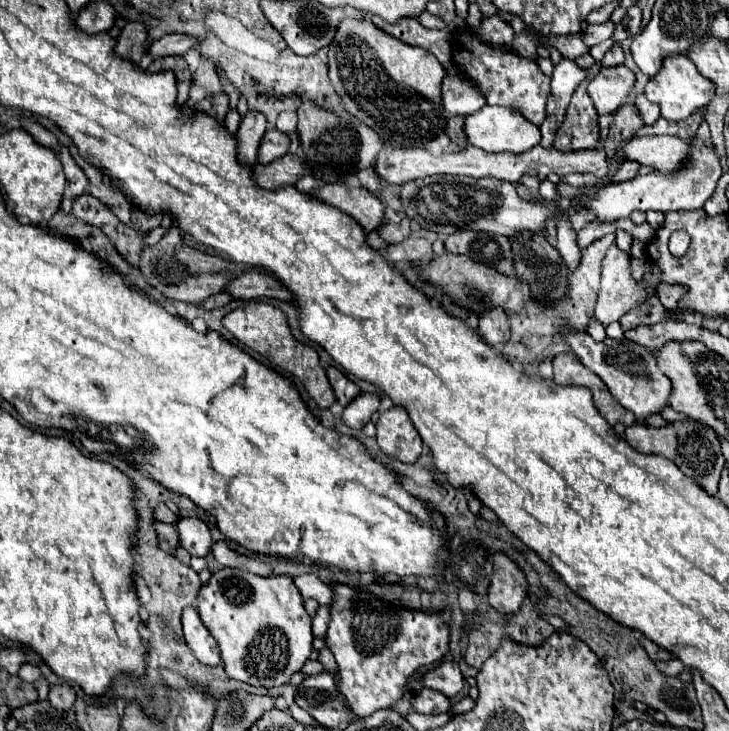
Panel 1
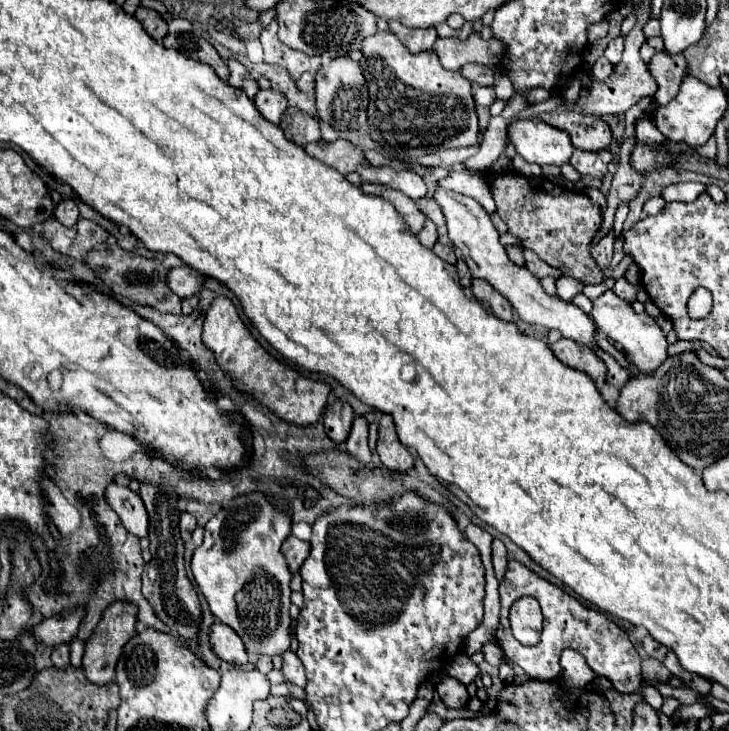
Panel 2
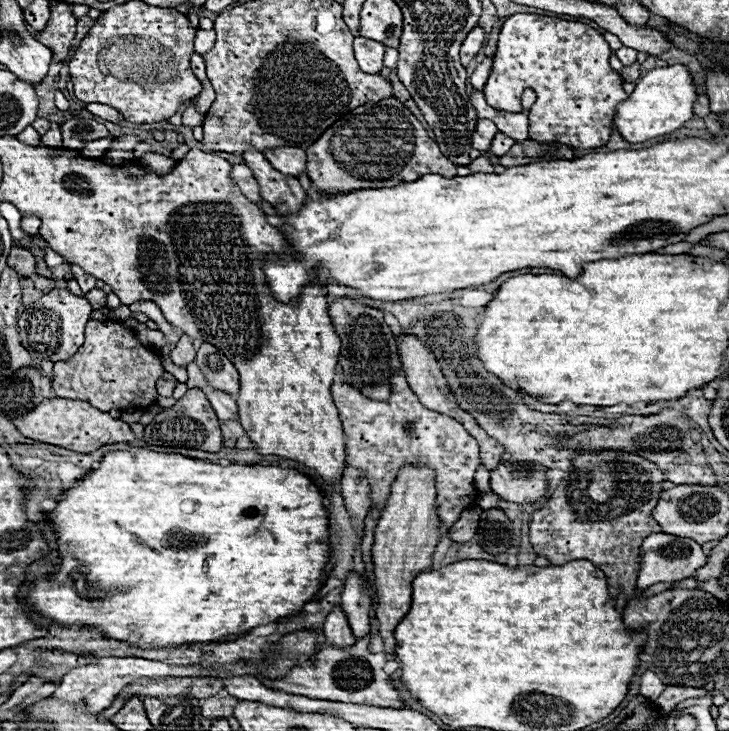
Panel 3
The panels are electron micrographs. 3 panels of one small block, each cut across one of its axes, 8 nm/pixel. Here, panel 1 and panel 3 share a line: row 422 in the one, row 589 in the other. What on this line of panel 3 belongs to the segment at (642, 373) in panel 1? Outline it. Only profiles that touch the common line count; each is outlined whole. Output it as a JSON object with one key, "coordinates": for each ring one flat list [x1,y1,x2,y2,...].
{"coordinates":[[650,534,642,544,642,568,638,574,638,588,646,590,656,582,678,582,692,576,698,568,706,564,708,556,702,552,702,546,690,538,678,538,672,534]]}

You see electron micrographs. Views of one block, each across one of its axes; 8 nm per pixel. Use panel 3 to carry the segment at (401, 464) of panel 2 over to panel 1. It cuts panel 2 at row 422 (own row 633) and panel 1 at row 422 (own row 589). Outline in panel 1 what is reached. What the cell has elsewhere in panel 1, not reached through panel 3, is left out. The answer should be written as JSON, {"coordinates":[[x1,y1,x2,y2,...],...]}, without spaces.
{"coordinates":[[392,406,380,414,376,422,376,440,382,452,408,464,416,462,424,450,424,442,402,406]]}

